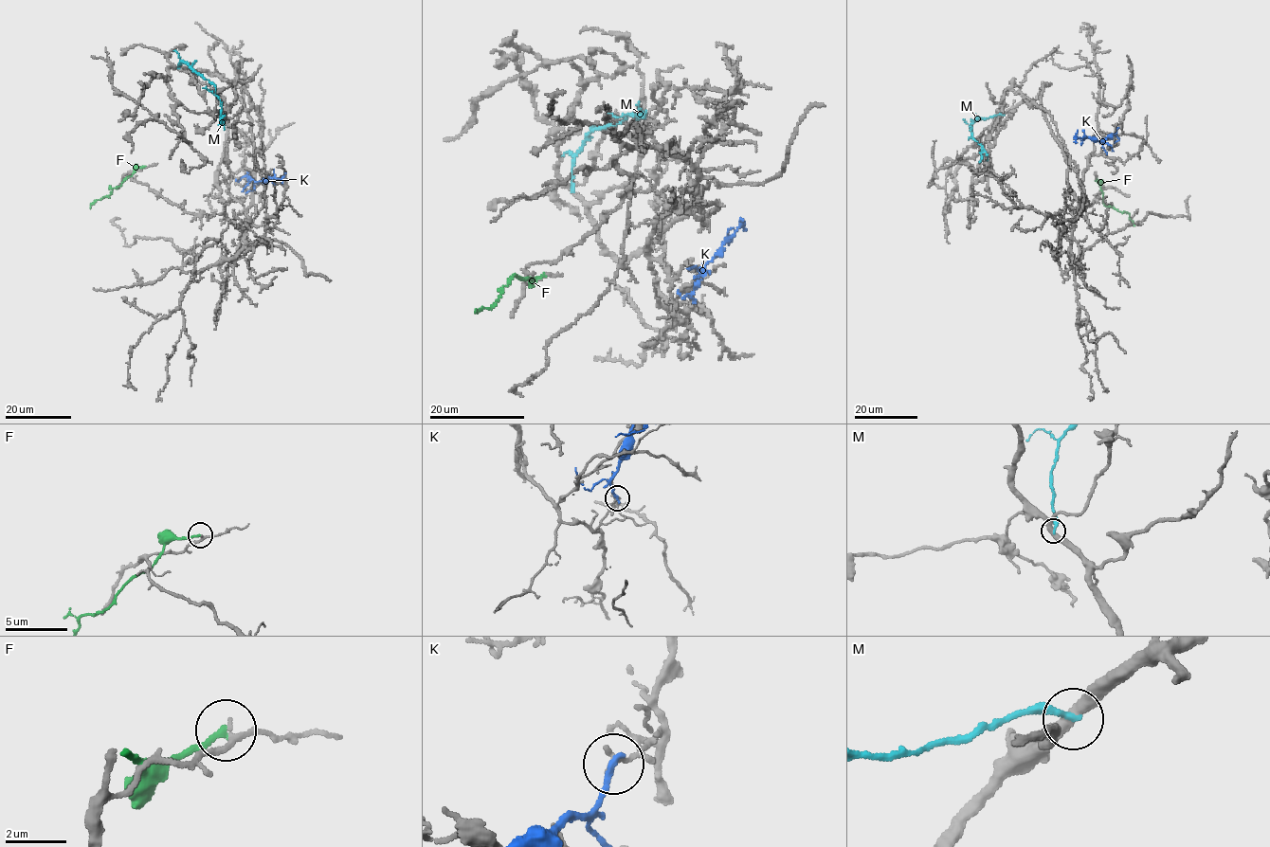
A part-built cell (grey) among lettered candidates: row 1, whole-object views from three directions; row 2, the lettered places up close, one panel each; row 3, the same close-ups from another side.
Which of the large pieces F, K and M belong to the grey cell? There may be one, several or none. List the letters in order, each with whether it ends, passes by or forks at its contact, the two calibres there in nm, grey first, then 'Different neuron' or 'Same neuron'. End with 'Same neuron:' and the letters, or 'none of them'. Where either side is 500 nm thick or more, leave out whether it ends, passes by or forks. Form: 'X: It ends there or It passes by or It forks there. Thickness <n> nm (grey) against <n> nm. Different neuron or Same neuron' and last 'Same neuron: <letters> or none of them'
F: It ends there. Thickness 190 nm (grey) against 190 nm. Different neuron
K: It ends there. Thickness 170 nm (grey) against 220 nm. Different neuron
M: It ends there. Thickness 360 nm (grey) against 240 nm. Different neuron
Same neuron: none of them

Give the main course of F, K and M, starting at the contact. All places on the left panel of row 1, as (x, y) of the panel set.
F: (144, 166), (136, 167), (121, 186), (114, 188), (108, 197), (95, 200), (91, 208)
K: (247, 171), (245, 175), (256, 182), (267, 176), (281, 179), (281, 184)
M: (178, 67), (181, 62), (188, 63), (215, 86), (225, 129)

